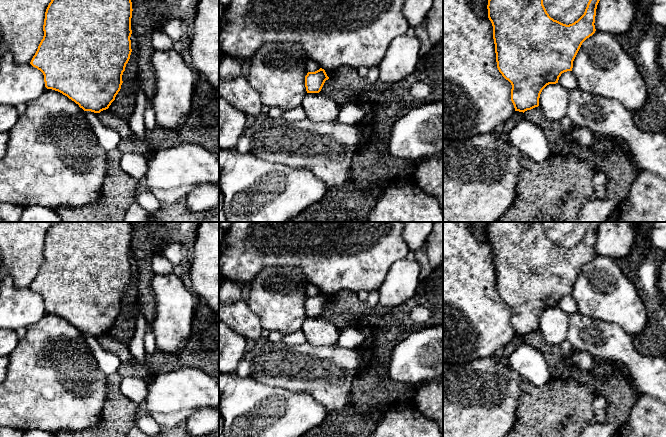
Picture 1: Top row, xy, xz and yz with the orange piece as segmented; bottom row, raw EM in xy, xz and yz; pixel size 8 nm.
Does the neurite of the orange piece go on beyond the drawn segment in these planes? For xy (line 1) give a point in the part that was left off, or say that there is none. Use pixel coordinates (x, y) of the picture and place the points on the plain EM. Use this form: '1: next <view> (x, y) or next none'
1: next none

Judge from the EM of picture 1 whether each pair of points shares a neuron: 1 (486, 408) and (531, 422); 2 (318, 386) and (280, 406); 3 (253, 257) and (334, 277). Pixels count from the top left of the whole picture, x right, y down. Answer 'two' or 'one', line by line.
1: two
2: two
3: one

